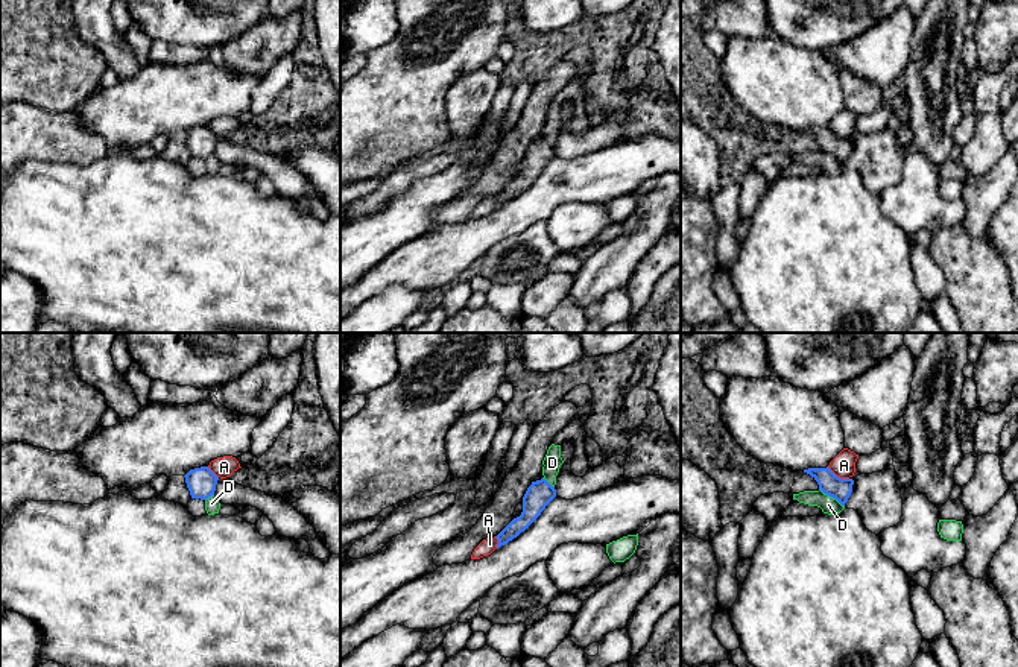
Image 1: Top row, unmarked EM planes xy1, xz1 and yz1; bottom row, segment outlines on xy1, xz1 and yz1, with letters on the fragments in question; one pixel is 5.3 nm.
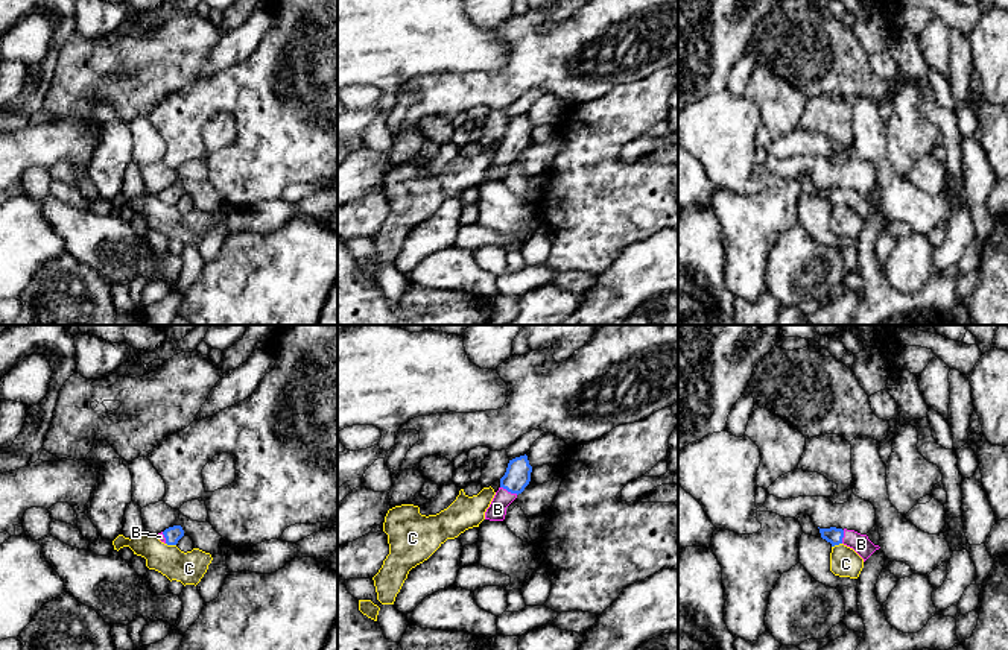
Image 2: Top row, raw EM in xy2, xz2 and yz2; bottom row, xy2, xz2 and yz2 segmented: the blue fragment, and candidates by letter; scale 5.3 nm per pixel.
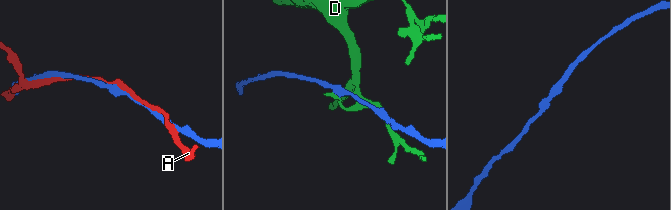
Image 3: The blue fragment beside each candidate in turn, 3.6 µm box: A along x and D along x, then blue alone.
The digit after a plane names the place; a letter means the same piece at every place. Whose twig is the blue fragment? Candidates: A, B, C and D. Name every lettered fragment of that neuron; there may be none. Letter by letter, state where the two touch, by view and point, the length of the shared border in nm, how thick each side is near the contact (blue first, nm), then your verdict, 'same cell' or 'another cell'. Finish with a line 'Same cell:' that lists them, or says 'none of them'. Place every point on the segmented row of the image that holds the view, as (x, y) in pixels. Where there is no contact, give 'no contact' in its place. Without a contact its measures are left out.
A: contact yz1 (836, 476); length 140 nm; calibres 120 and 130 nm; another cell
B: contact xz2 (510, 491); length 100 nm; calibres 140 and 100 nm; same cell
C: contact xy2 (171, 544); length 60 nm; calibres 90 and 170 nm; another cell
D: contact yz1 (831, 496); length 170 nm; calibres 120 and 90 nm; another cell
Same cell: B

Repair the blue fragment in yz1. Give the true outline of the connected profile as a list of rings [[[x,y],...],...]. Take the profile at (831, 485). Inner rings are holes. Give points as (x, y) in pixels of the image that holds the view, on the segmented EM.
[[[828,466],[827,468],[808,468],[804,473],[810,474],[819,485],[819,489],[836,498],[842,506],[848,501],[852,492],[852,479],[837,477]]]

